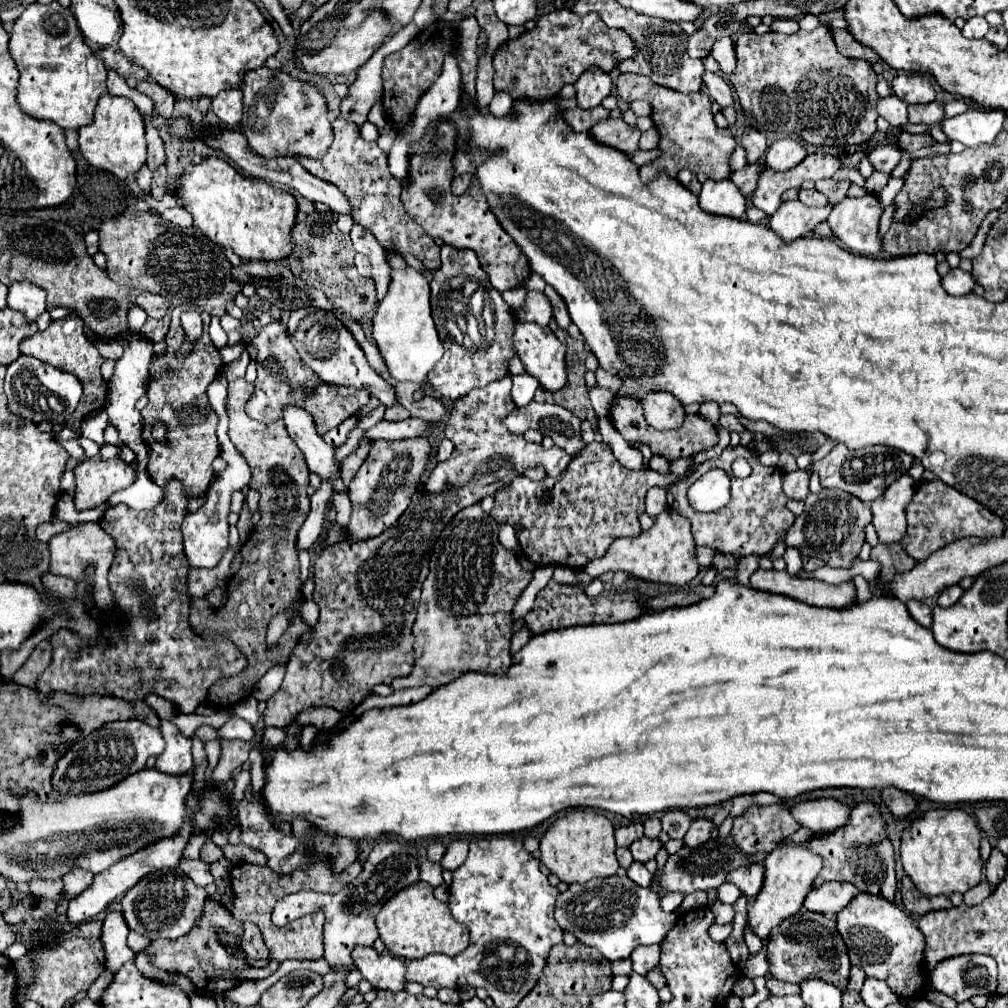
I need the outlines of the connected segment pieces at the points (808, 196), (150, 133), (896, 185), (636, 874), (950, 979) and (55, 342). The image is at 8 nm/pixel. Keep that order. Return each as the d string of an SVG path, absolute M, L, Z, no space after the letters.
M800 190L800 196L798 196L804 204L808 204L808 206L826 206L826 204L830 204L830 200L824 196L824 194L820 194L818 190Z
M146 120L146 142L148 142L148 162L146 162L146 166L152 172L156 172L164 164L166 156L164 156L164 142L158 136L158 130L156 130L152 120Z
M904 176L902 178L890 178L888 180L888 184L882 188L882 192L878 194L878 200L880 200L880 204L886 208L892 200L894 200L894 196L900 192L900 188L904 186Z
M632 862L632 866L628 868L628 878L640 886L650 886L650 880L652 880L652 874L646 870L644 864L638 864L638 862Z
M966 954L944 960L930 972L932 986L956 1002L994 990L996 964L986 954Z
M72 316L72 320L76 322L76 328L72 334L64 334L62 332L62 326L64 326L64 320L52 320L50 326L42 332L36 332L28 338L24 338L20 342L20 352L22 354L28 354L28 356L34 356L34 358L40 358L42 362L46 364L52 364L54 368L60 368L60 370L66 370L66 372L72 372L74 376L78 376L78 380L82 382L84 386L84 402L78 404L76 408L76 414L72 416L72 422L68 426L72 426L76 432L78 432L78 422L82 420L82 416L88 416L90 412L98 412L104 408L106 404L106 394L108 394L108 382L100 376L100 366L102 366L102 356L98 352L98 348L94 346L94 342L90 342L84 334L84 324L78 316Z

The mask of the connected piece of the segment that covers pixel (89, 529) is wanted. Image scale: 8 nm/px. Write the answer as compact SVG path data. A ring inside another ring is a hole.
M98 522L74 524L66 532L52 536L48 546L50 546L50 570L54 574L68 576L72 580L80 580L84 568L94 564L96 566L96 578L94 578L94 602L96 602L96 606L104 612L110 612L116 606L114 594L112 594L110 584L108 584L108 570L110 570L110 564L114 558L114 540L110 538L110 534L106 534L102 530L102 526Z

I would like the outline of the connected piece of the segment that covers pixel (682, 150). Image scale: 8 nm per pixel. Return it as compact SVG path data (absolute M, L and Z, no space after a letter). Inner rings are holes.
M620 74L616 82L618 94L626 102L646 100L654 108L654 126L660 132L660 148L662 156L652 164L644 164L640 168L640 176L644 182L650 182L660 170L666 170L672 178L678 176L680 170L690 170L694 174L704 172L712 180L726 180L730 178L730 156L736 148L736 140L730 130L722 130L714 124L708 96L704 92L696 94L680 94L666 86L654 84L646 76L638 74Z

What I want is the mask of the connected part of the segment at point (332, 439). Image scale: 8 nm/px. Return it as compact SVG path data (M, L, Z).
M356 416L346 418L342 424L338 424L336 428L332 428L332 430L324 436L324 440L326 440L330 446L340 446L340 444L344 444L344 442L346 442L348 432L354 428L354 424L356 424L356 422L358 422L358 418L356 418Z

